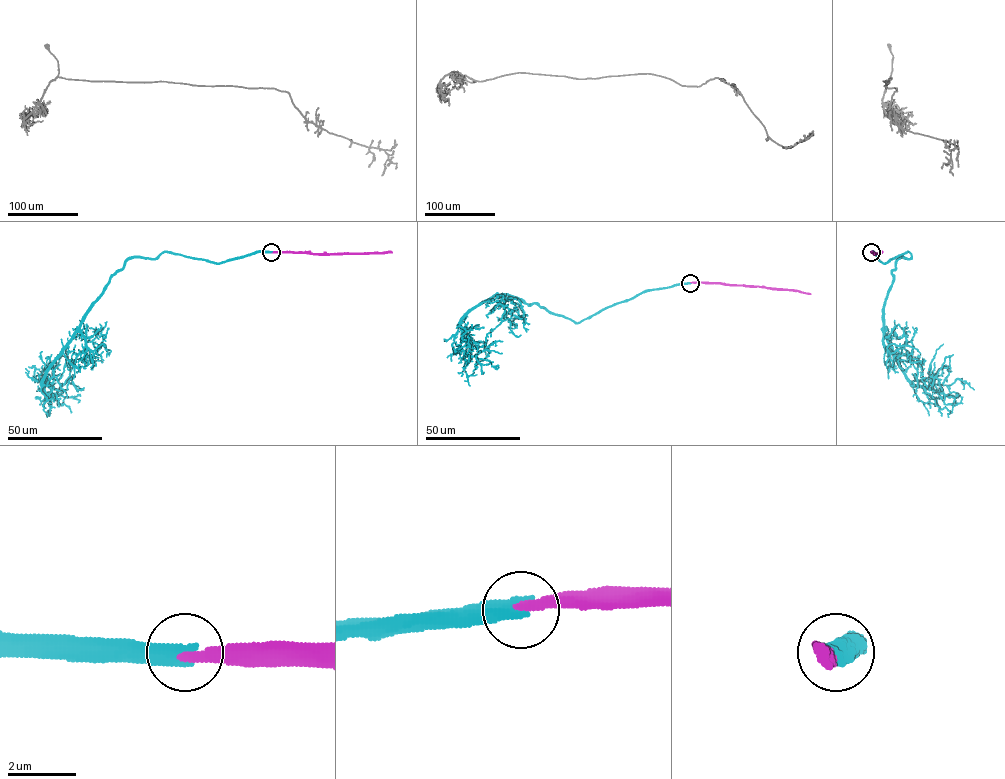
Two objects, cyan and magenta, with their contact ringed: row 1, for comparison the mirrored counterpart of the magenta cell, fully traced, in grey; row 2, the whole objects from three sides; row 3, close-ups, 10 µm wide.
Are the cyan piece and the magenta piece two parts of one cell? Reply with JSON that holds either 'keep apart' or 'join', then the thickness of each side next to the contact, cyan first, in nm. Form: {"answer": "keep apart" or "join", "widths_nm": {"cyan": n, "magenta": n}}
{"answer": "join", "widths_nm": {"cyan": 400, "magenta": 320}}

